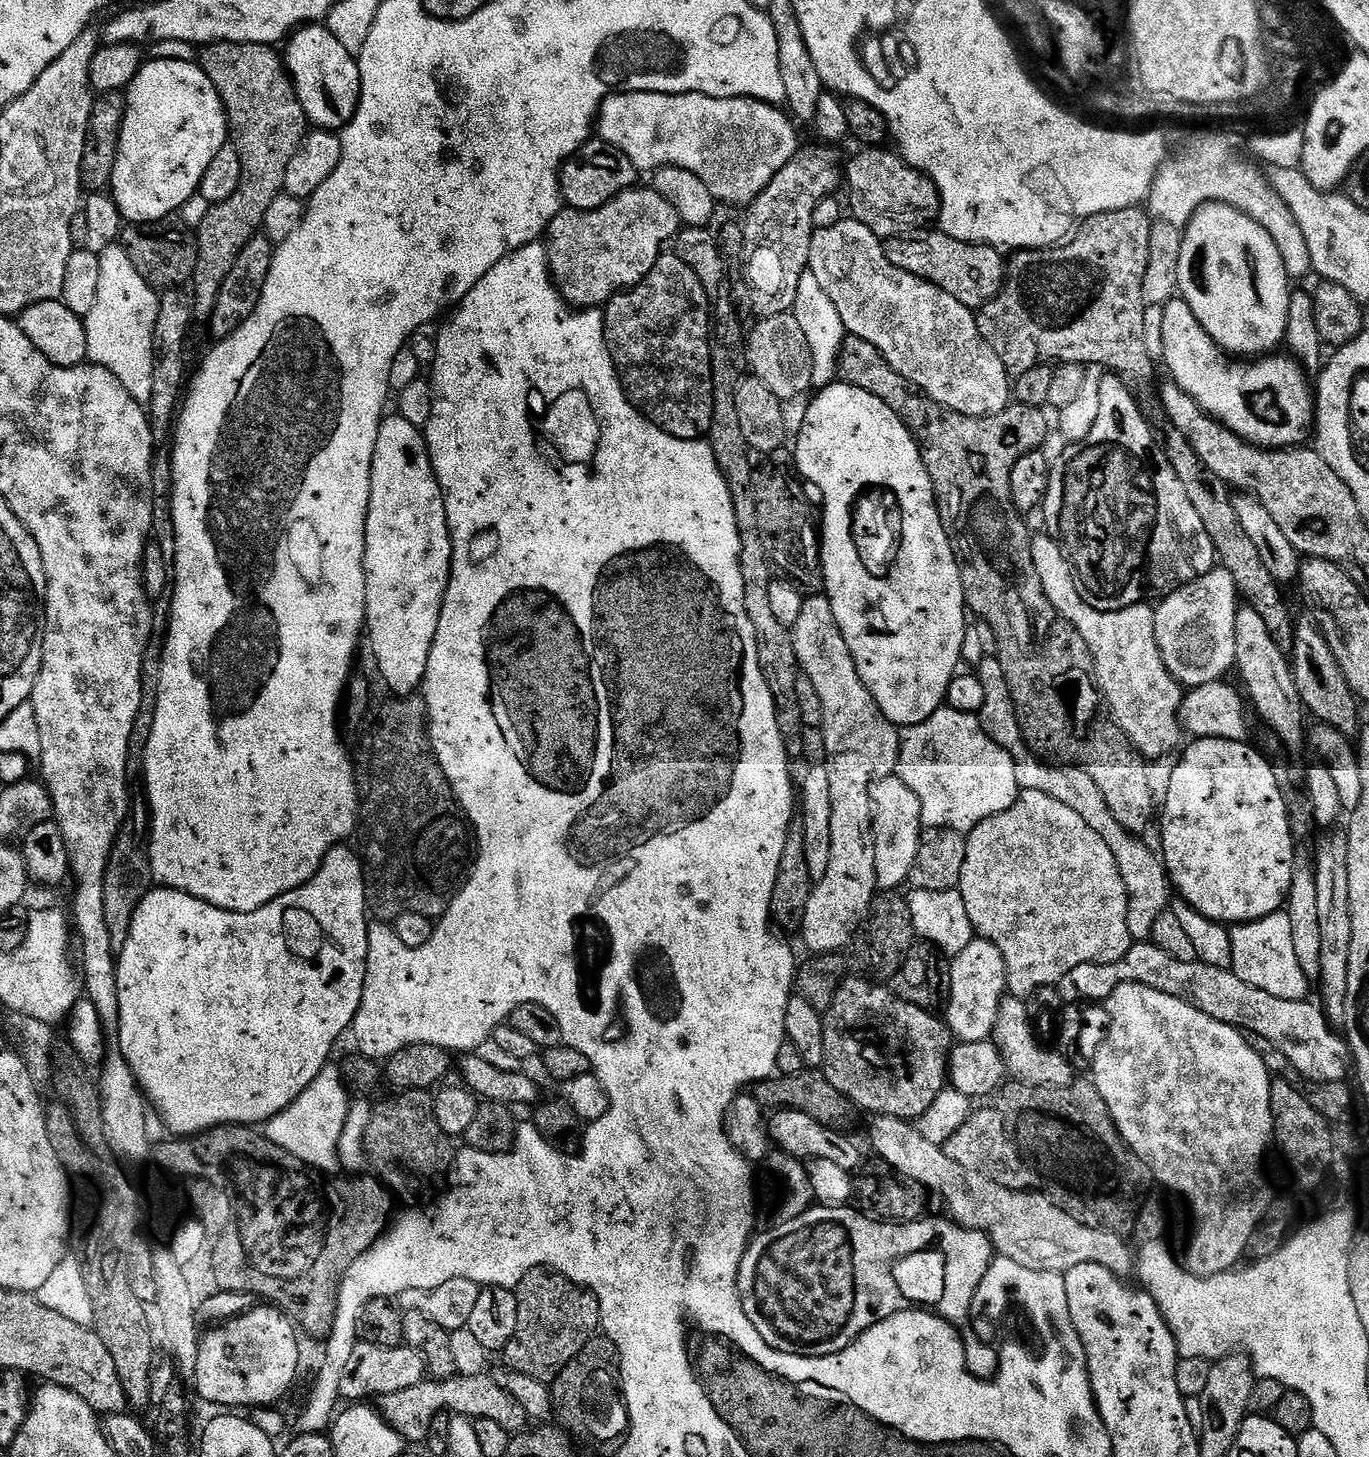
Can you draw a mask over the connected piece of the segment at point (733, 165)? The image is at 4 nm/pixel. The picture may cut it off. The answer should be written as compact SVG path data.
M633 92L627 93L620 121L613 126L612 140L624 152L636 152L636 160L644 168L661 166L701 170L705 168L716 180L732 191L740 206L747 206L801 147L796 128L787 111L777 105L747 96L722 96L707 92Z

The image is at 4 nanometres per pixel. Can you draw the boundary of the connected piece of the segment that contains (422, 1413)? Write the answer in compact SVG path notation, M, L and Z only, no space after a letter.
M456 1374L453 1380L425 1379L412 1388L404 1388L400 1392L383 1397L382 1415L405 1438L426 1435L432 1428L432 1419L443 1408L449 1408L449 1413L469 1418L487 1419L496 1416L494 1422L504 1420L504 1416L508 1416L508 1420L516 1420L516 1424L521 1424L520 1411L525 1408L523 1403L519 1403L517 1408L512 1408L512 1405L517 1402L515 1395L508 1393L507 1396L502 1389L496 1388L495 1382L486 1375L488 1374L474 1376Z

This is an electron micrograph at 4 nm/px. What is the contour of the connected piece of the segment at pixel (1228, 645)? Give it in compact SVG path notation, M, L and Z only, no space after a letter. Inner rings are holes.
M1173 591L1161 599L1164 601L1161 602L1160 609L1157 607L1154 612L1156 642L1163 649L1162 655L1173 677L1185 675L1187 687L1193 689L1214 682L1217 678L1227 677L1227 672L1236 668L1236 661L1232 659L1232 608L1224 608L1224 604L1220 604L1220 608L1212 608L1212 604L1180 604L1184 596L1192 596L1192 592ZM1212 652L1224 652L1228 660L1212 660Z

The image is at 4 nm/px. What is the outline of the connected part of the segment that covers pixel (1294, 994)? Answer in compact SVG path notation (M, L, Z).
M1281 910L1264 916L1261 920L1249 920L1231 929L1232 965L1230 970L1242 982L1266 990L1283 1000L1302 1000L1309 994L1310 981L1300 968L1294 950L1293 931L1287 911Z

